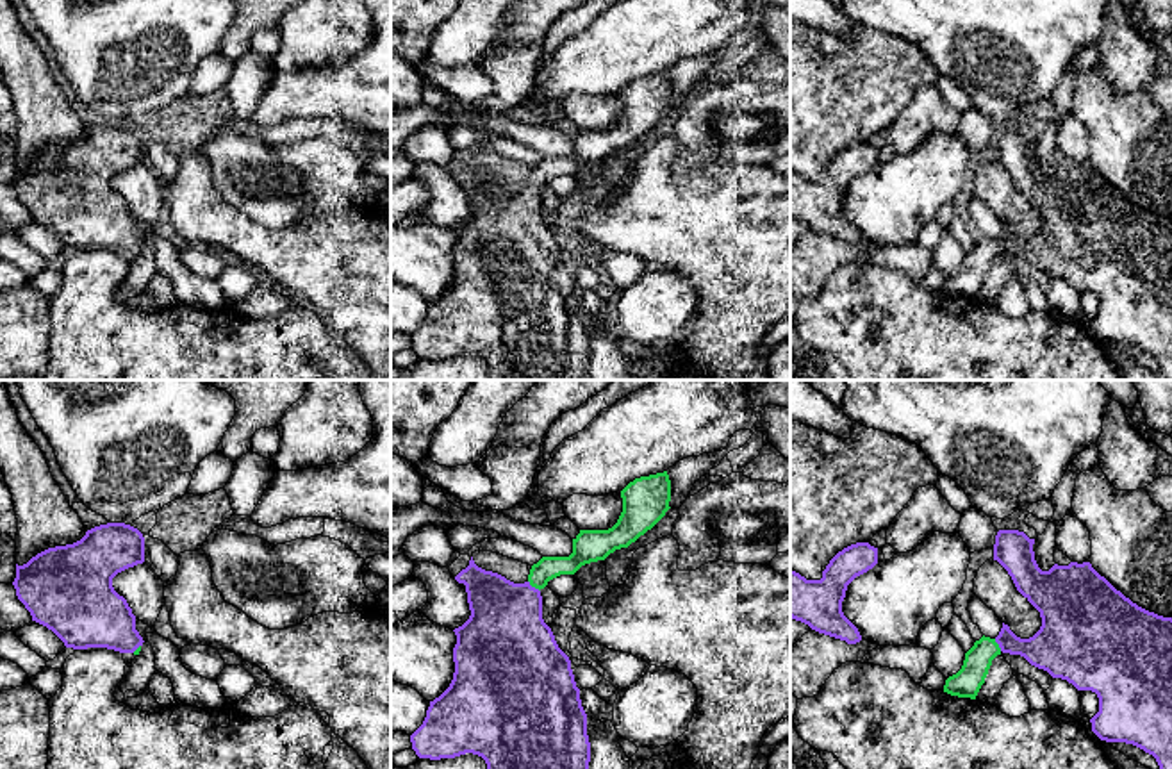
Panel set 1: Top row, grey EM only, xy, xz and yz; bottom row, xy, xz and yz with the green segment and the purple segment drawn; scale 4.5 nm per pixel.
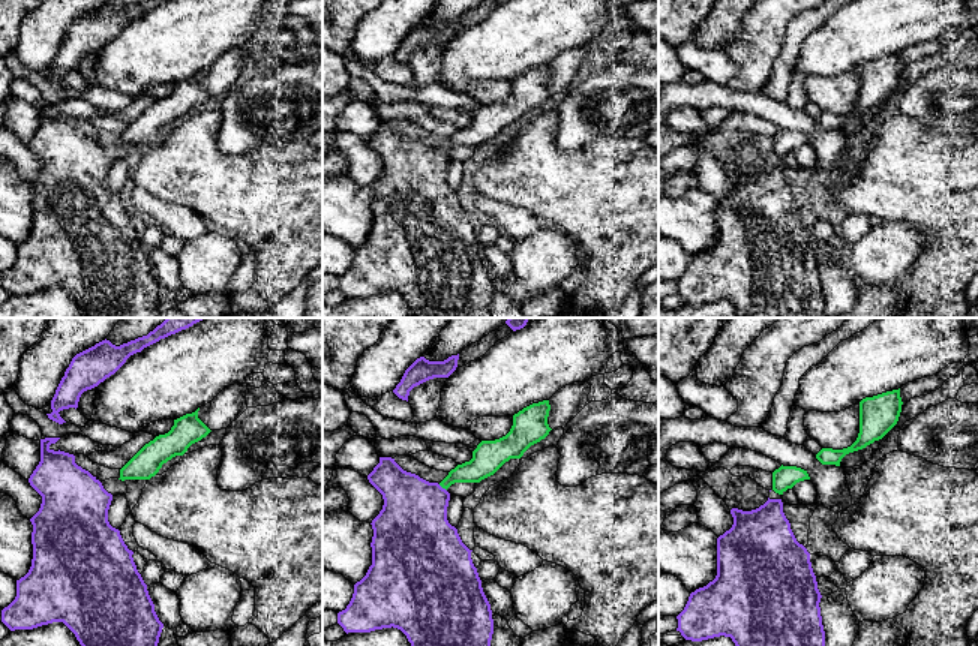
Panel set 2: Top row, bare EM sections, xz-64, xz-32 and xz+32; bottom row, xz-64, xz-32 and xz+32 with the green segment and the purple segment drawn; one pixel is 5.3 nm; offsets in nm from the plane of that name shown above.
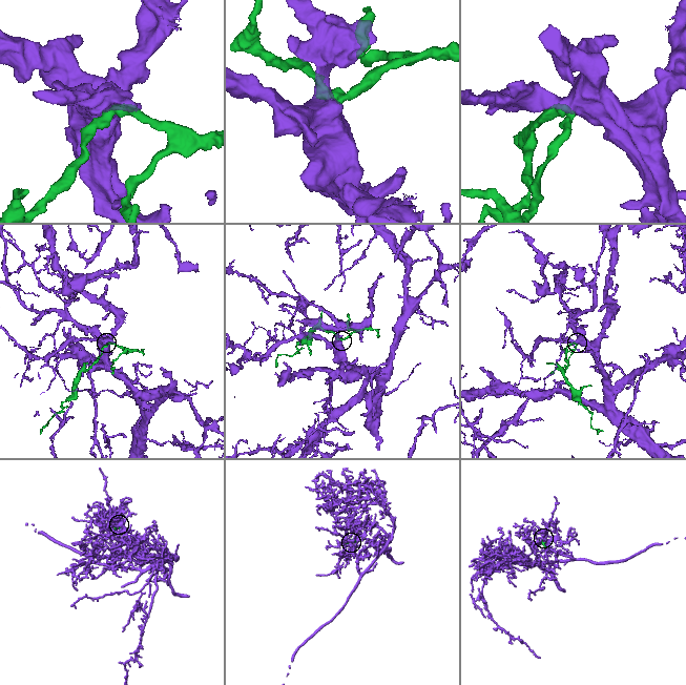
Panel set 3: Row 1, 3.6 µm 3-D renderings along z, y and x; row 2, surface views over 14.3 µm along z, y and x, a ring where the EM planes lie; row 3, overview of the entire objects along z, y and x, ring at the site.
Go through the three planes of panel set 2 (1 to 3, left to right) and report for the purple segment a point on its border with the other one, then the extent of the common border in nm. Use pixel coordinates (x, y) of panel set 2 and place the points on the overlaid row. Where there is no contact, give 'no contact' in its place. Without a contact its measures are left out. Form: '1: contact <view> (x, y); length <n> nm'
1: no contact
2: contact xz-32 (443, 487); length 60 nm
3: no contact

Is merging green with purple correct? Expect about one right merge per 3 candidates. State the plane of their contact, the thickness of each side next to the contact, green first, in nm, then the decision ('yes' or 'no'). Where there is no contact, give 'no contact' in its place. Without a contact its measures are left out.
xz | 110/360 nm | yes

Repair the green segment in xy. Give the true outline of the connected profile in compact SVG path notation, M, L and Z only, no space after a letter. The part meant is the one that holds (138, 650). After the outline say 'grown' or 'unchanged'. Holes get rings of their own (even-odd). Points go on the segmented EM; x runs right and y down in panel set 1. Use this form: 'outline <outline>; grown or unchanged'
outline M107 523L73 544L48 548L27 564L16 564L12 585L32 621L52 630L66 648L139 655L144 641L112 578L143 562L143 533L125 523Z; grown

